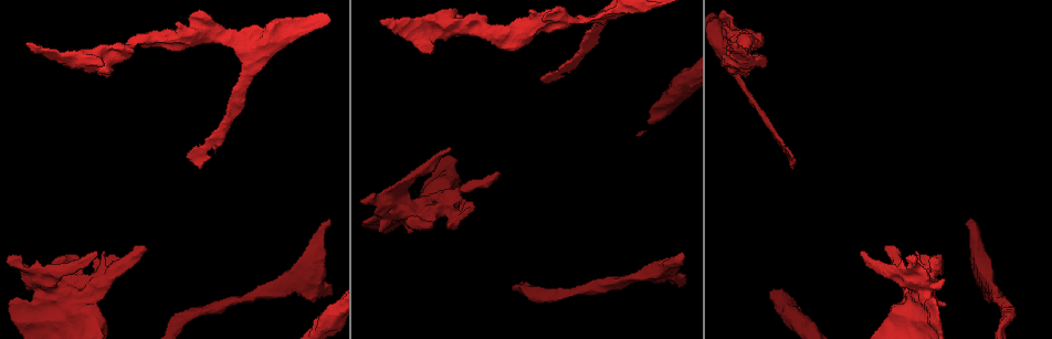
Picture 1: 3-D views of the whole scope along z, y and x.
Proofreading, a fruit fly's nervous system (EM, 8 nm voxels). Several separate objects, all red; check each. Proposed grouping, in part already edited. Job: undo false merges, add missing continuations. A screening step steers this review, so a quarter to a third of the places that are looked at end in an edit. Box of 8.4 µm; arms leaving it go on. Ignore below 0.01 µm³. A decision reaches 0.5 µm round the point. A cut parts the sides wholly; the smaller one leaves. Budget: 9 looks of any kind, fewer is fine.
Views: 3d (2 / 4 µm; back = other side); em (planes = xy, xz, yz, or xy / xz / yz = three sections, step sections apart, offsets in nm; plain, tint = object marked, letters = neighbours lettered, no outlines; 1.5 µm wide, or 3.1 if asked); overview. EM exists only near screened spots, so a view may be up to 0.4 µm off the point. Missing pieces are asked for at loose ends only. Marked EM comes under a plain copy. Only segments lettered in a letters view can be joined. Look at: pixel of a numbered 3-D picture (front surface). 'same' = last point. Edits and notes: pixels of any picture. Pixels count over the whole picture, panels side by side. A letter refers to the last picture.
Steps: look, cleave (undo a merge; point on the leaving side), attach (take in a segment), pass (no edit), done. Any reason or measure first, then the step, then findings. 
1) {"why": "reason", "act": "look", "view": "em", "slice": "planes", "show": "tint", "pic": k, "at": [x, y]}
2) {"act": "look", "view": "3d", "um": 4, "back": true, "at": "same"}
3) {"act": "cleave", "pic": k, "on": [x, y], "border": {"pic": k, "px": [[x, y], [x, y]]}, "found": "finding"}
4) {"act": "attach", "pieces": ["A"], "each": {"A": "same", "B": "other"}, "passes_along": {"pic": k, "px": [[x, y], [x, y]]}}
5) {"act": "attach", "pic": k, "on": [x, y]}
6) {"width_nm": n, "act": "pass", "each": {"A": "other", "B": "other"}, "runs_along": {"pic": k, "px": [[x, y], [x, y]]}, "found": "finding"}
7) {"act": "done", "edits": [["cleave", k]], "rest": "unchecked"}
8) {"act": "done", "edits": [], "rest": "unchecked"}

{"why": "branch stops here", "act": "look", "view": "em", "slice": "planes", "show": "tint", "pic": 1, "at": [927, 269]}

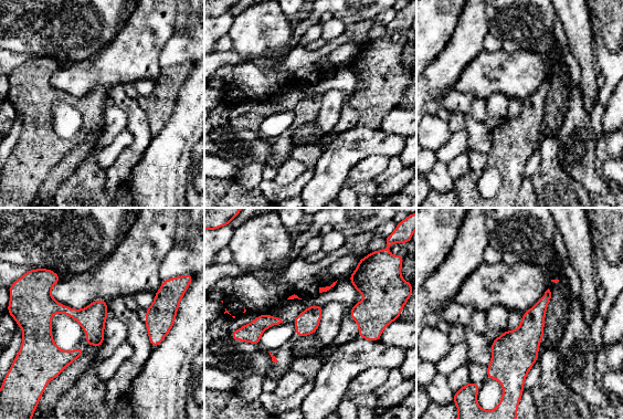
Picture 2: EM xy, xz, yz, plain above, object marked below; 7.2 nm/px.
{"act": "look", "view": "em", "slice": "planes", "show": "letters", "at": "same"}

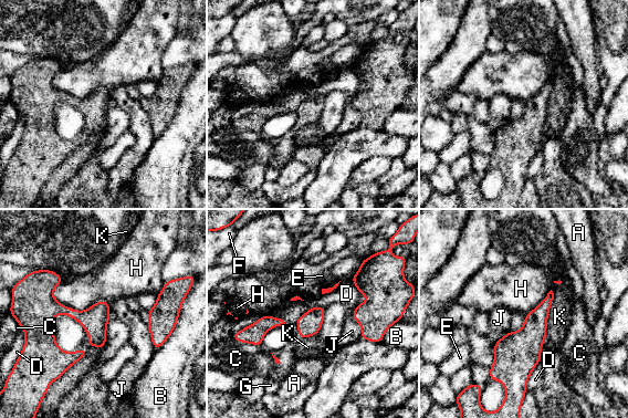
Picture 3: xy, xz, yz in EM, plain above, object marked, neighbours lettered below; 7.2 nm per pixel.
{"act": "pass", "each": {"A": "other", "B": "other", "C": "other", "D": "other", "E": "other", "F": "other", "G": "other", "H": "other", "J": "other", "K": "other"}, "runs_along": {"pic": 3, "px": [[37, 307], [80, 315], [102, 344]]}, "found": "no lettered segment goes on from it"}

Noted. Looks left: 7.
{"why": "an open end", "act": "look", "view": "3d", "um": 2, "pic": 1, "at": [192, 161]}

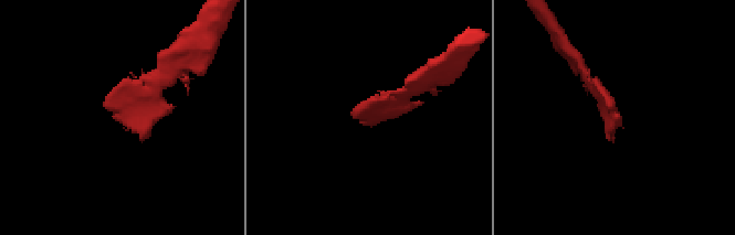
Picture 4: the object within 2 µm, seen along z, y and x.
{"why": "need the tissue", "act": "look", "view": "em", "slice": "planes", "show": "letters", "pic": 4, "at": [119, 119]}

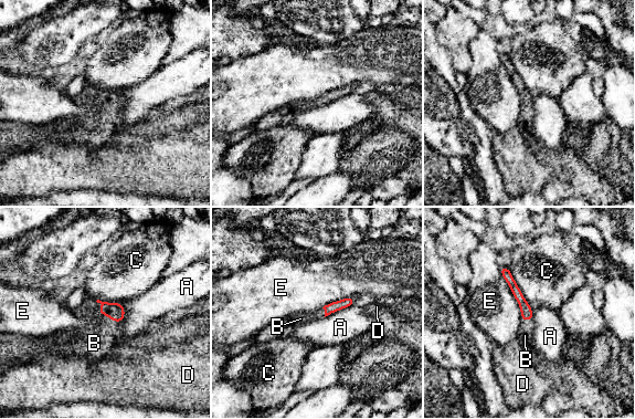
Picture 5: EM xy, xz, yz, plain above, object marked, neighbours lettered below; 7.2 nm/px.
{"width_nm": 80, "act": "attach", "pieces": ["B"], "each": {"A": "other", "B": "same", "C": "other", "D": "other", "E": "other"}, "passes_along": {"pic": 5, "px": [[114, 311], [109, 317], [94, 343]]}, "found": "the neuron continues"}

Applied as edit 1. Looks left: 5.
{"why": "thick end", "act": "look", "view": "em", "slice": "xz", "step": 8, "show": "tint", "pic": 1, "at": [764, 43]}

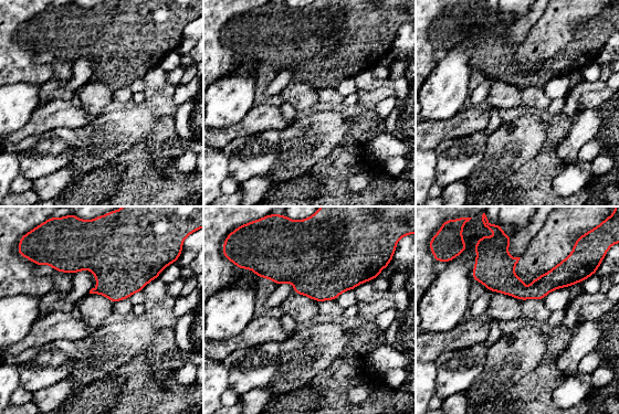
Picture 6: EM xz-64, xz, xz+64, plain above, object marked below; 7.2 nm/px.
{"why": "another direction", "act": "look", "view": "em", "slice": "planes", "show": "letters", "at": "same"}

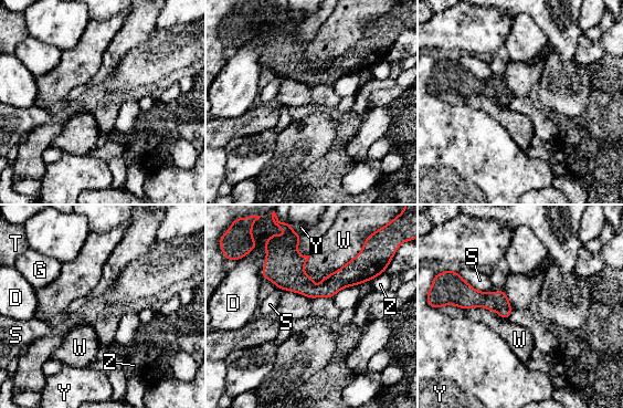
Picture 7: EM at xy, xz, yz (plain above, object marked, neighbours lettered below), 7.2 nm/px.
{"act": "pass", "each": {"D": "other", "G": "other", "S": "other", "T": "other", "W": "other", "Y": "other", "Z": "other"}, "border": {"pic": 7, "px": [[363, 243], [352, 258], [320, 280]]}, "found": "no lettered segment goes on from it"}

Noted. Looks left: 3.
{"why": "branch stops here", "act": "look", "view": "em", "slice": "yz", "step": 8, "show": "letters", "pic": 1, "at": [862, 253]}

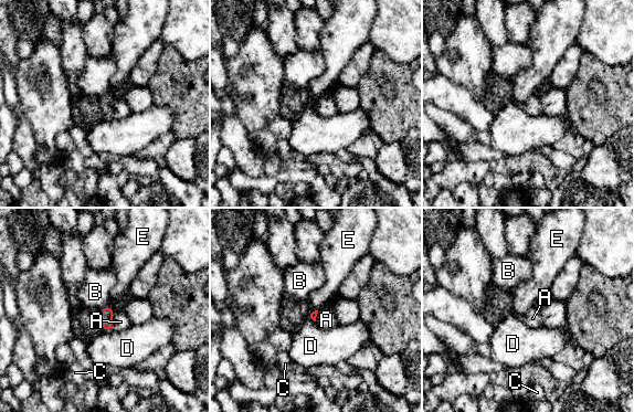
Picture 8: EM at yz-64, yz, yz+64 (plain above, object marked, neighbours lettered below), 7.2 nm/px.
{"why": "cut it another way", "act": "look", "view": "em", "slice": "xy", "step": 8, "show": "letters", "at": "same"}

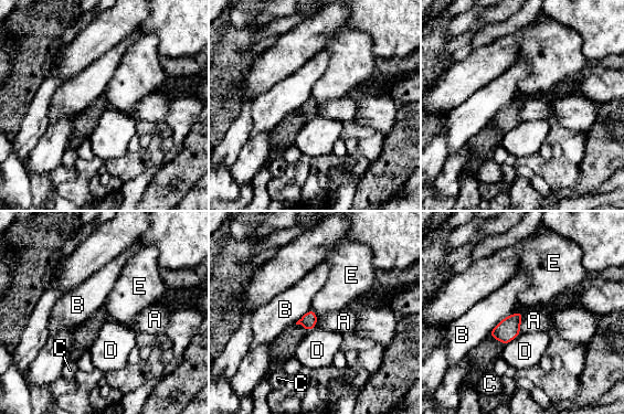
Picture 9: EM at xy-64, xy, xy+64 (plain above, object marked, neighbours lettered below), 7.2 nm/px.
{"width_nm": 110, "act": "pass", "each": {"A": "other", "B": "other", "C": "other", "D": "other", "E": "other"}, "border": {"pic": 9, "px": [[515, 312], [504, 317], [487, 336]]}, "found": "no lettered segment goes on from it"}

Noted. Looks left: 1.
{"act": "done", "edits": [["attach", 5]], "rest": "unchecked"}

